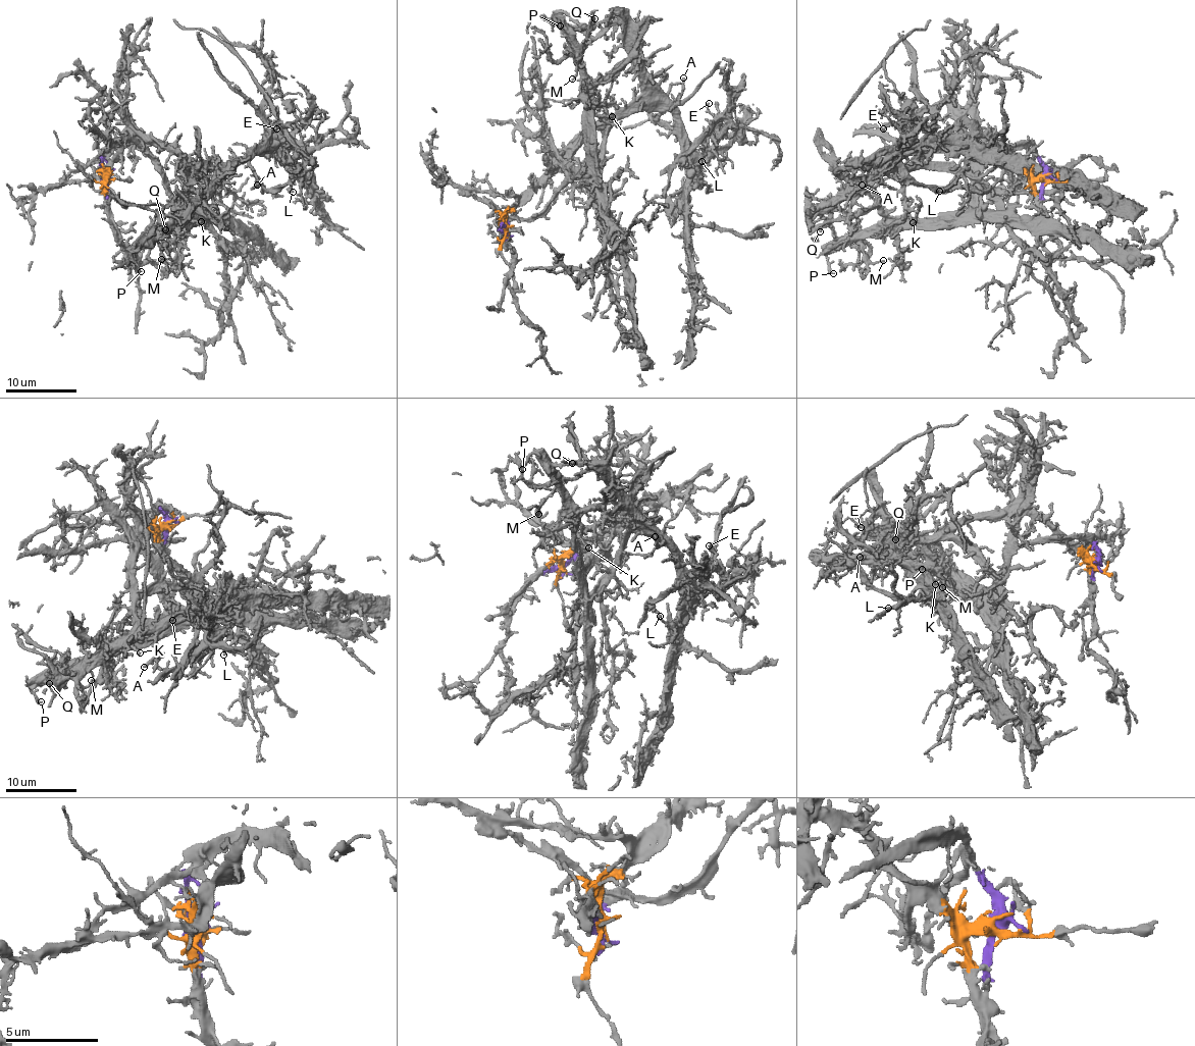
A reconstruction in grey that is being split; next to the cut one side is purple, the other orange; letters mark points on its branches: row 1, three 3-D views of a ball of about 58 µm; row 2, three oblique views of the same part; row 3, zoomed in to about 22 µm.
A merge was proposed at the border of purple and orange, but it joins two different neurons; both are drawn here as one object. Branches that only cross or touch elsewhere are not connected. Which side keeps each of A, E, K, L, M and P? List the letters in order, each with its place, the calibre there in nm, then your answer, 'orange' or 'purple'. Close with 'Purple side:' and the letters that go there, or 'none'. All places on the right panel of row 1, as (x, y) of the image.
A: place (862, 185); calibre 180 nm; orange
E: place (883, 128); calibre 150 nm; orange
K: place (913, 222); calibre 170 nm; purple
L: place (939, 191); calibre 190 nm; orange
M: place (883, 260); calibre 140 nm; purple
P: place (833, 273); calibre 160 nm; purple
Purple side: K, M, P

